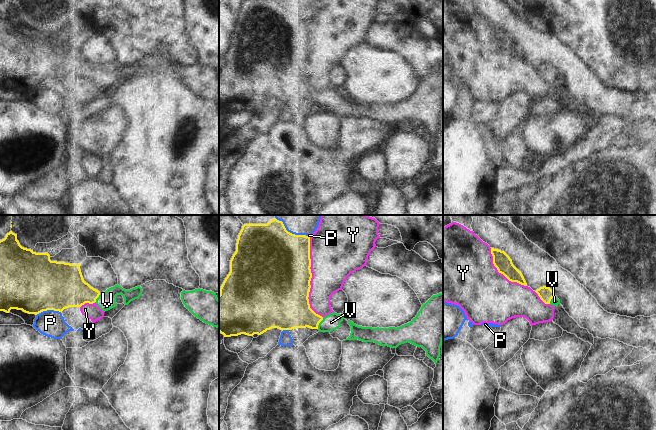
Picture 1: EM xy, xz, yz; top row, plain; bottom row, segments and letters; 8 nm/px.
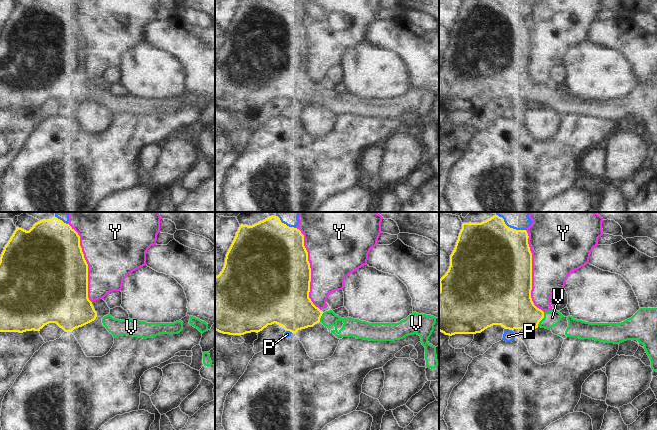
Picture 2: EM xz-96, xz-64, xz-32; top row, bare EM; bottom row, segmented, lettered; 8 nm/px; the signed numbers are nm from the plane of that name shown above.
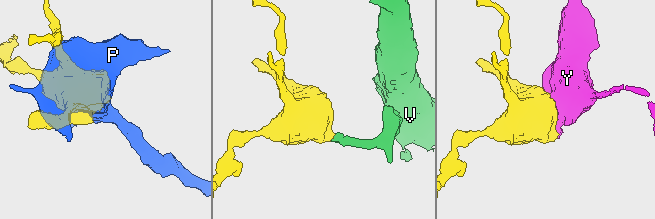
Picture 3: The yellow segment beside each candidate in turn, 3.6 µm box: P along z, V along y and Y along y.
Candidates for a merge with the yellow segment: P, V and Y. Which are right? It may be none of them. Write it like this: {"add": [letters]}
{"add": ["V"]}

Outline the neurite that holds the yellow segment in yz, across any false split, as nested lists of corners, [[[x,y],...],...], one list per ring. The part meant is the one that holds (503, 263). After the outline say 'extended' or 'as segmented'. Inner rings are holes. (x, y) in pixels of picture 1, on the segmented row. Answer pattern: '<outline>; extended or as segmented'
[[[491,248],[491,254],[493,264],[499,273],[503,274],[511,282],[527,286],[522,273],[513,265],[512,260],[504,251]]]; as segmented

